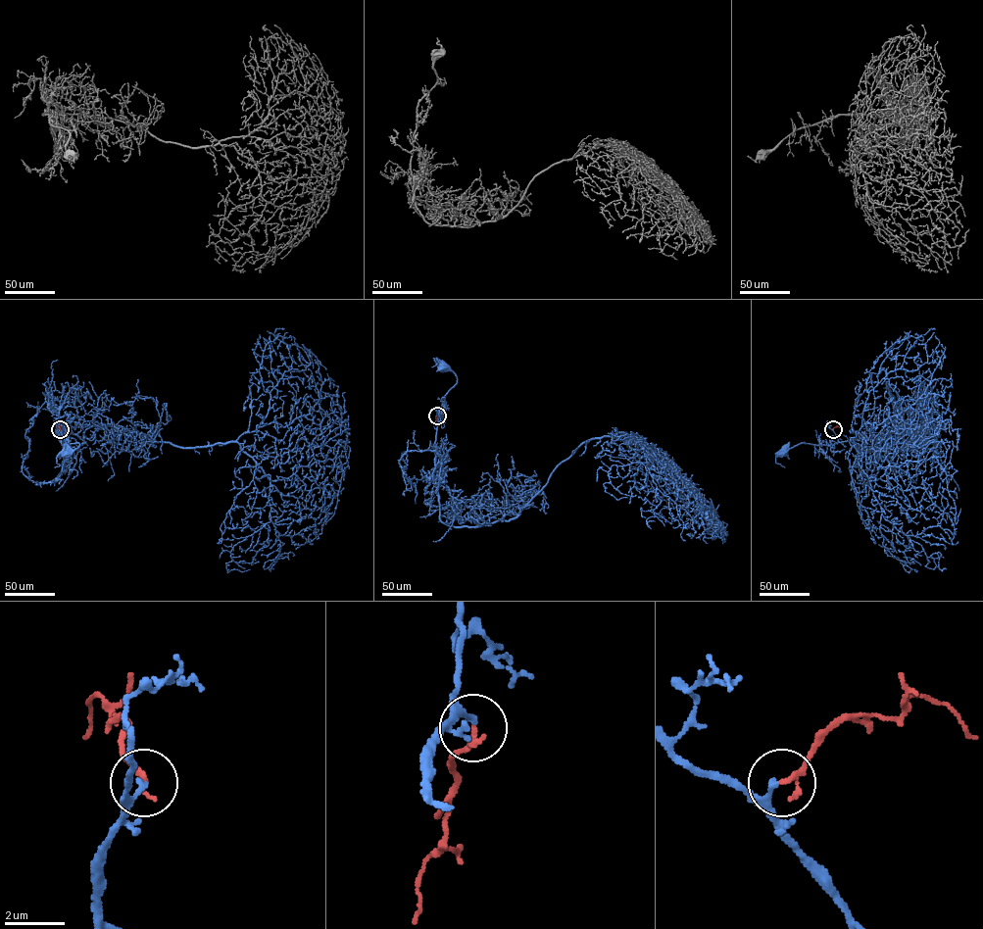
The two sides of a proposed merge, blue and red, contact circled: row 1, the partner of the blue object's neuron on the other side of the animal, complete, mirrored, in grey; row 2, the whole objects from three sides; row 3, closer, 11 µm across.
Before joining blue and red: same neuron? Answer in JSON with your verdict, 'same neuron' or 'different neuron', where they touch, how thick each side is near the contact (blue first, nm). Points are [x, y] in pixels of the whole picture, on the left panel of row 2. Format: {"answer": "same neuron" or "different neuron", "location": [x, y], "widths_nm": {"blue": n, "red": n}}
{"answer": "same neuron", "location": [60, 429], "widths_nm": {"blue": 130, "red": 120}}

